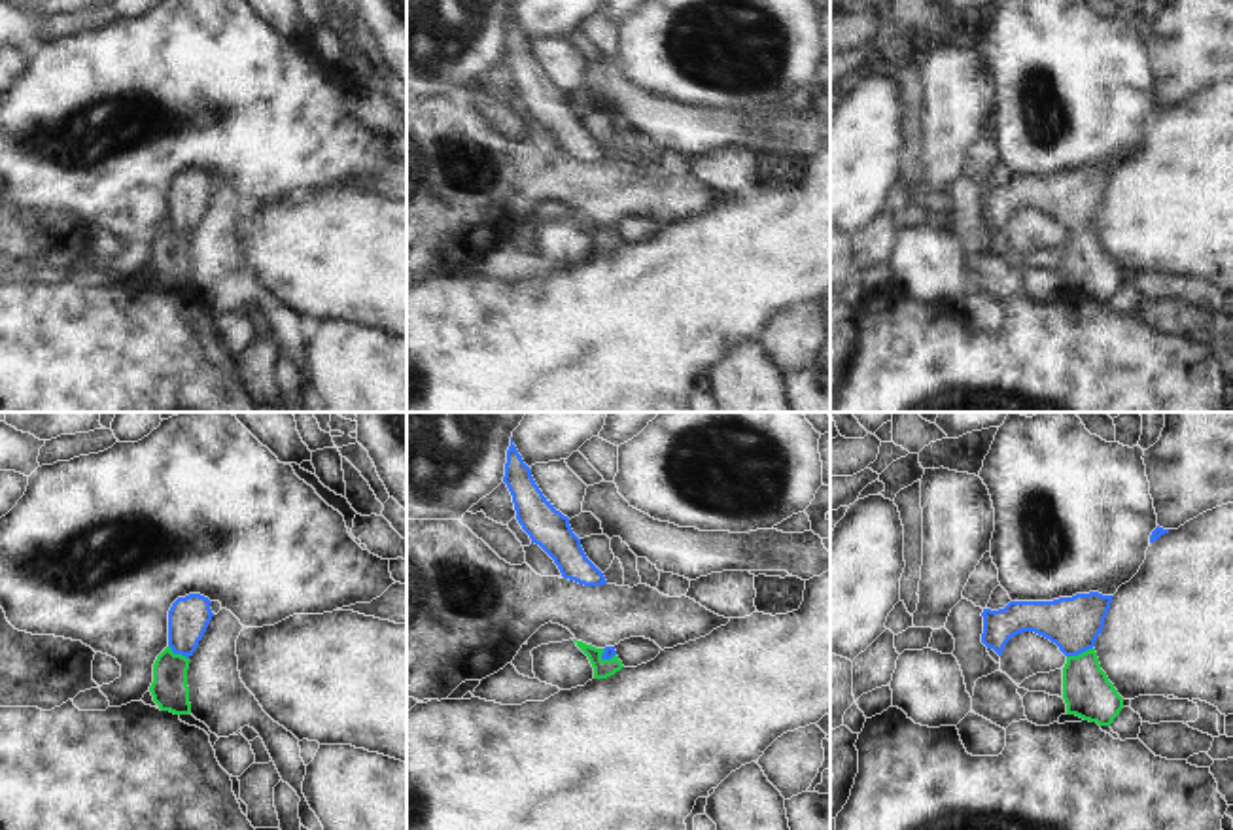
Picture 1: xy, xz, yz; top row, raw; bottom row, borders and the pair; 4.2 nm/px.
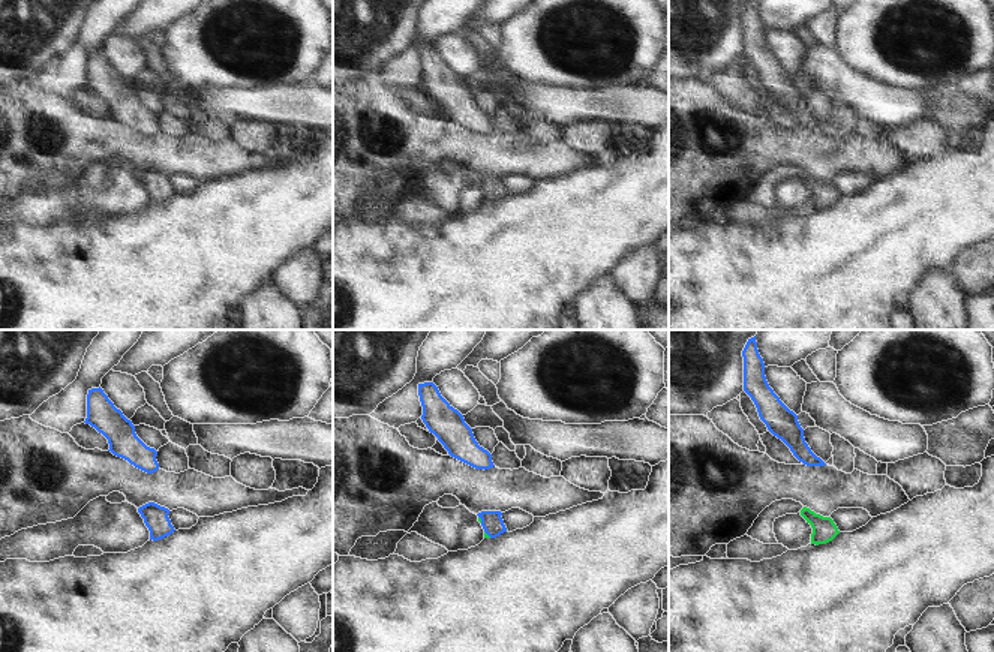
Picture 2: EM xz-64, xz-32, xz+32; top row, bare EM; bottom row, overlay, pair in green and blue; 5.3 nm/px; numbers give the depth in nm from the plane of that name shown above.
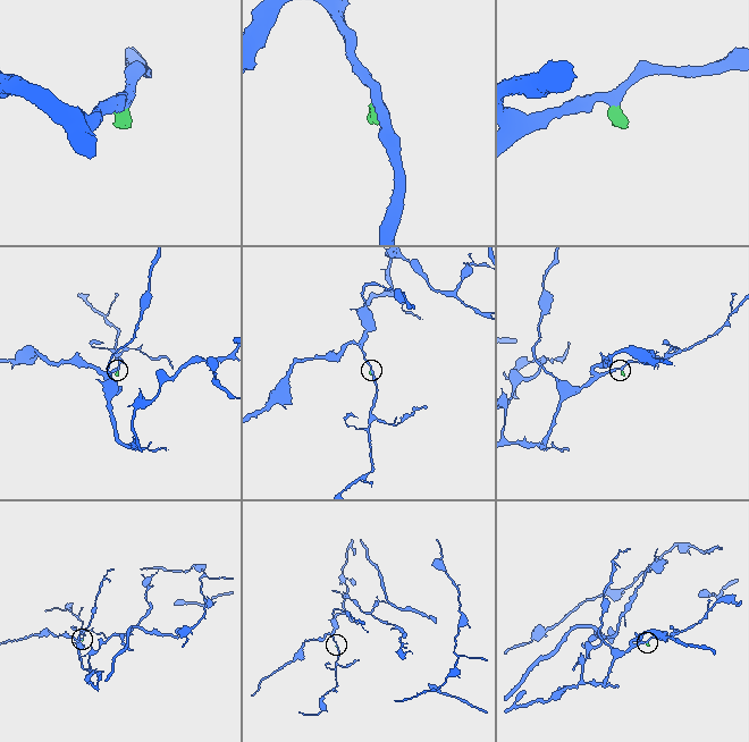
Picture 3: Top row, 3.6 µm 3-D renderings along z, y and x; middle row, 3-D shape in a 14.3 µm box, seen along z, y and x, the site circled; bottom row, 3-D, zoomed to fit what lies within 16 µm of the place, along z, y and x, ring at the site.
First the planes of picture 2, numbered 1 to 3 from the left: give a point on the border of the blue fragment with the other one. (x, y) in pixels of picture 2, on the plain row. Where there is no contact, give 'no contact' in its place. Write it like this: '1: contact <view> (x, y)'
1: no contact
2: contact xz-32 (480, 183)
3: no contact

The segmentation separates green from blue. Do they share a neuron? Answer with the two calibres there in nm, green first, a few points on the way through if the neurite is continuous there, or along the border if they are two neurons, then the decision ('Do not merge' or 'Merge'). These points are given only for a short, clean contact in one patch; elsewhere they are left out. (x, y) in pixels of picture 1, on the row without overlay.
Thickness 200 nm (green) against 220 nm. Path across: yz (1088, 269), (1078, 231), (1075, 199). Merge.

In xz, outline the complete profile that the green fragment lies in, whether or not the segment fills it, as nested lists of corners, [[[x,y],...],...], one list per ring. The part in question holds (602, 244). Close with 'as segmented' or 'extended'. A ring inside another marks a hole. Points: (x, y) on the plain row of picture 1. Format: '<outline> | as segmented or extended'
[[[573,216],[573,217],[588,233],[588,236],[594,244],[594,255],[607,255],[624,244],[616,233],[615,223],[596,225],[582,217],[577,217],[577,216]]] | extended

